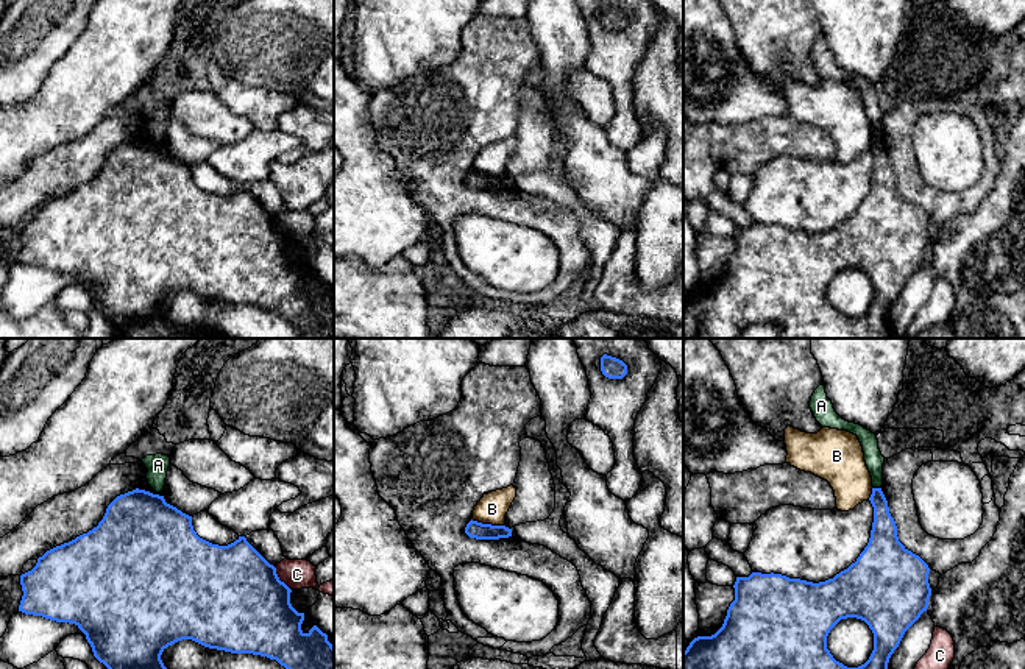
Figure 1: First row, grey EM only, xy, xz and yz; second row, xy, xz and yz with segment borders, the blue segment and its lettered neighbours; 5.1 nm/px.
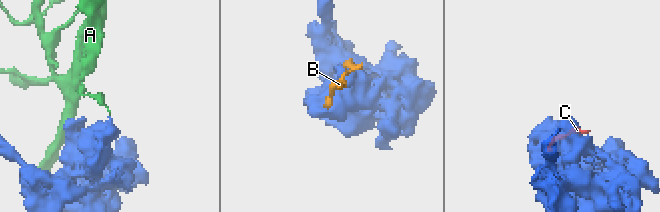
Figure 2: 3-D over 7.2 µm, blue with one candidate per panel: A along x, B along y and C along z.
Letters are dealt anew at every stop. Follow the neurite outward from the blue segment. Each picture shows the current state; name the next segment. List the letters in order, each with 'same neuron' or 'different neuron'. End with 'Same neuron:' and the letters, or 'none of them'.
A: different neuron
B: different neuron
C: different neuron
Same neuron: none of them

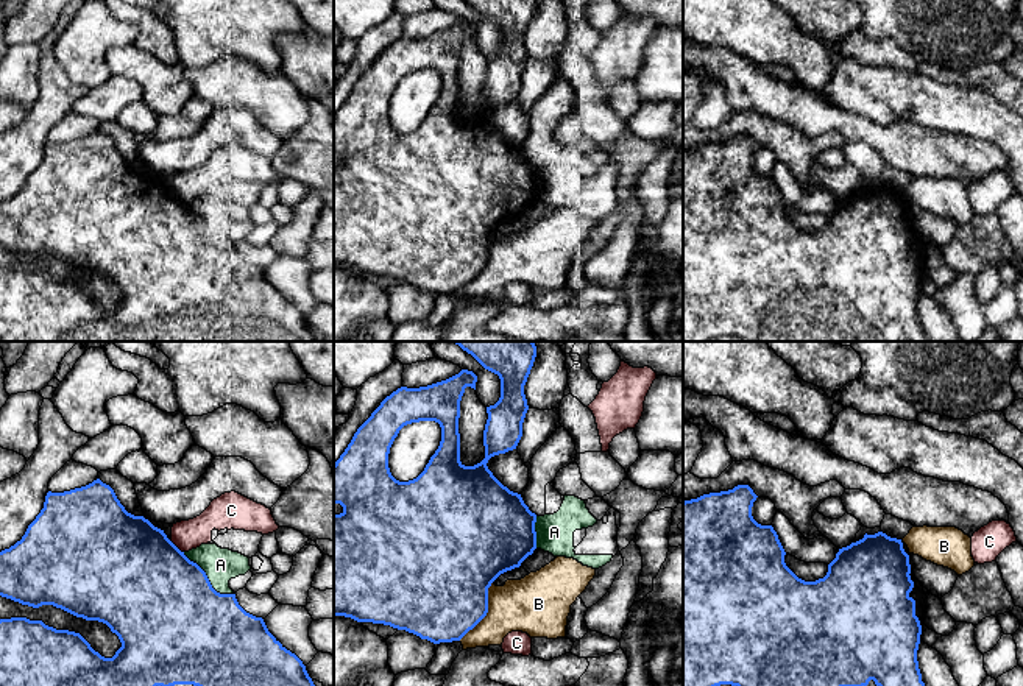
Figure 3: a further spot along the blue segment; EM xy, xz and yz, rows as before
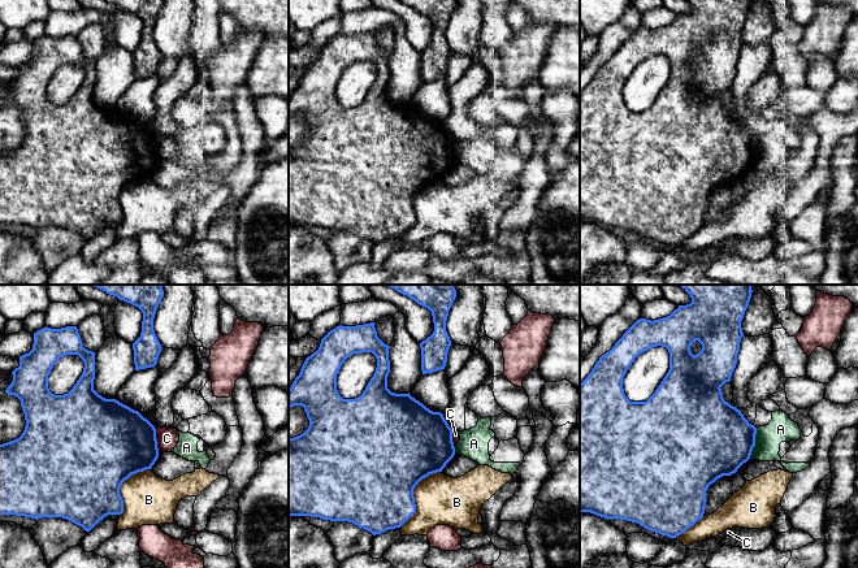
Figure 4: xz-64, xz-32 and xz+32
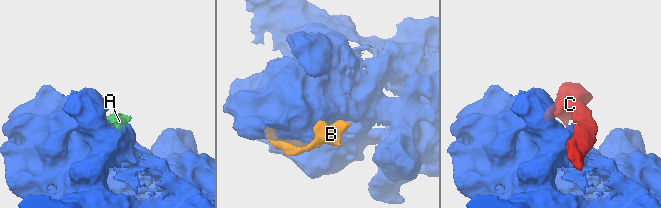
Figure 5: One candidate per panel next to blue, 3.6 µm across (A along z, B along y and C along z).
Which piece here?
A: different neuron
B: different neuron
C: different neuron
Same neuron: none of them

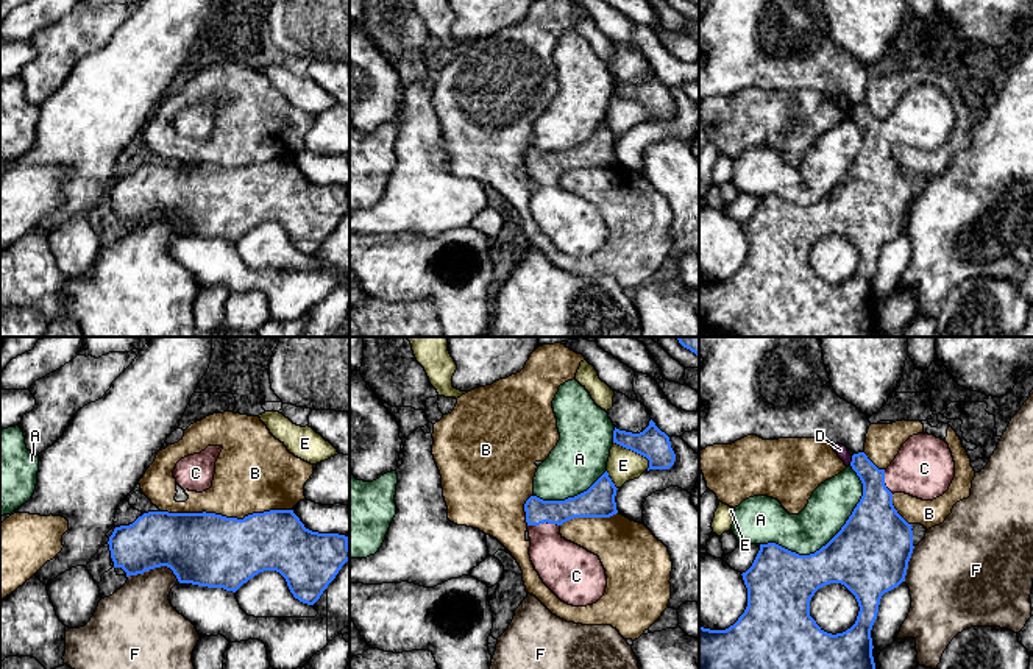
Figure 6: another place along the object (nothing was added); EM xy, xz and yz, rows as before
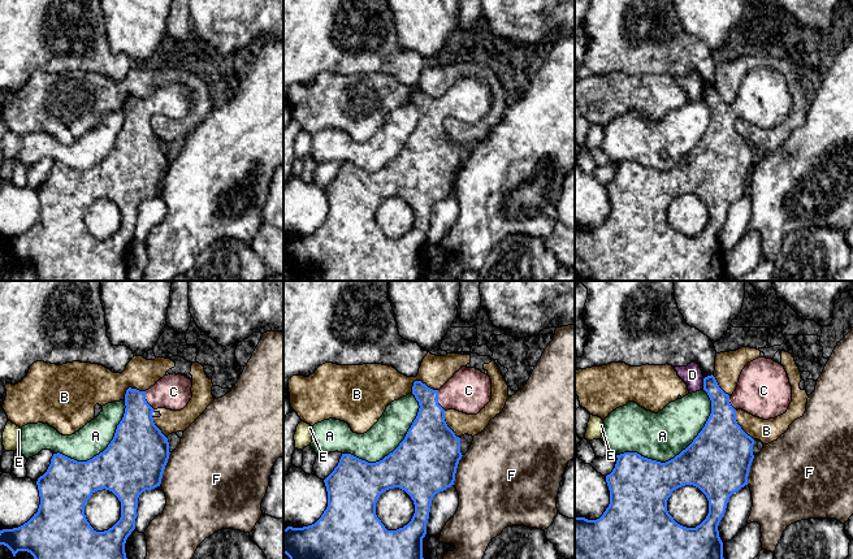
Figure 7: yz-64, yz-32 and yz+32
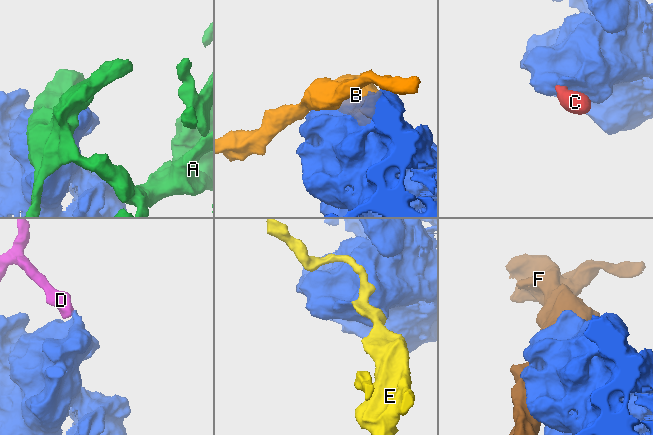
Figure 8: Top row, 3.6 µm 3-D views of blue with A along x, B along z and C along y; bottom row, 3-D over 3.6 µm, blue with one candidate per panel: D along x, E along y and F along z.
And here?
A: different neuron
B: different neuron
C: same neuron
D: different neuron
E: different neuron
F: different neuron
Same neuron: C

